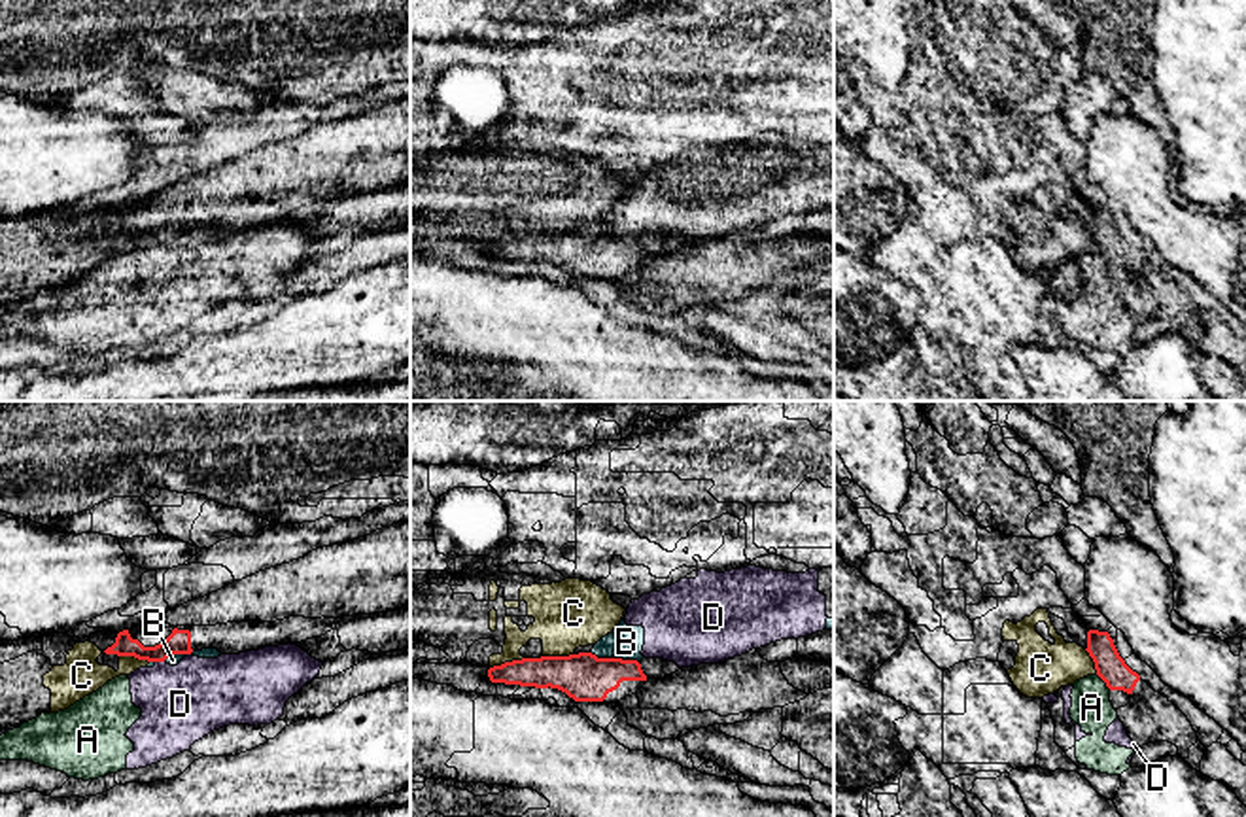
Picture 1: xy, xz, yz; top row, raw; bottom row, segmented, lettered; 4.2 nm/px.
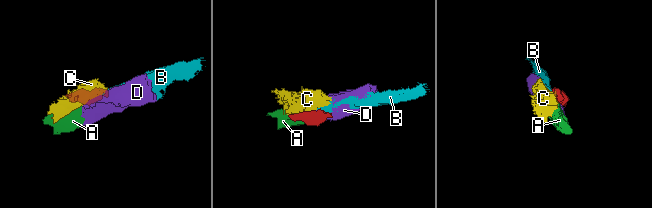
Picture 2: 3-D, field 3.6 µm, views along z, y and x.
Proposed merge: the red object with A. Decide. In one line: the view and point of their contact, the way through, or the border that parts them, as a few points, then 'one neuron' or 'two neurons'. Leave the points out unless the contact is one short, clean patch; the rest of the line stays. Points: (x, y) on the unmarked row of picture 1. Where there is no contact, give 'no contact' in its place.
contact yz (1103, 256); border yz (1095, 250), (1110, 265); two neurons

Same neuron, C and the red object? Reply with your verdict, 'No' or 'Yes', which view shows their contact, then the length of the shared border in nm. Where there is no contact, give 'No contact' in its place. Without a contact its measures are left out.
No. Touches red in xz. Shared border 150 nm

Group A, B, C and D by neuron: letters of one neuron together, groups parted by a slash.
A B D / C

